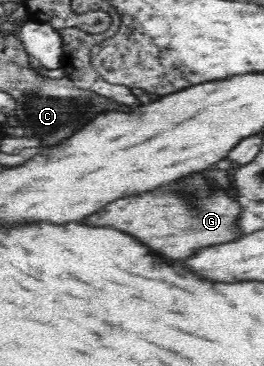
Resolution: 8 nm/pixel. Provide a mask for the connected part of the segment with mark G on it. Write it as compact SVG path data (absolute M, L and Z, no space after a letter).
M214 185L214 191L207 198L195 196L181 196L177 192L171 194L139 194L121 198L105 206L105 210L83 218L81 222L91 226L113 226L141 238L143 244L151 246L155 252L169 256L169 258L189 258L197 250L207 246L225 245L241 238L241 229L237 225L237 218L241 214L244 202L231 197L221 187Z

